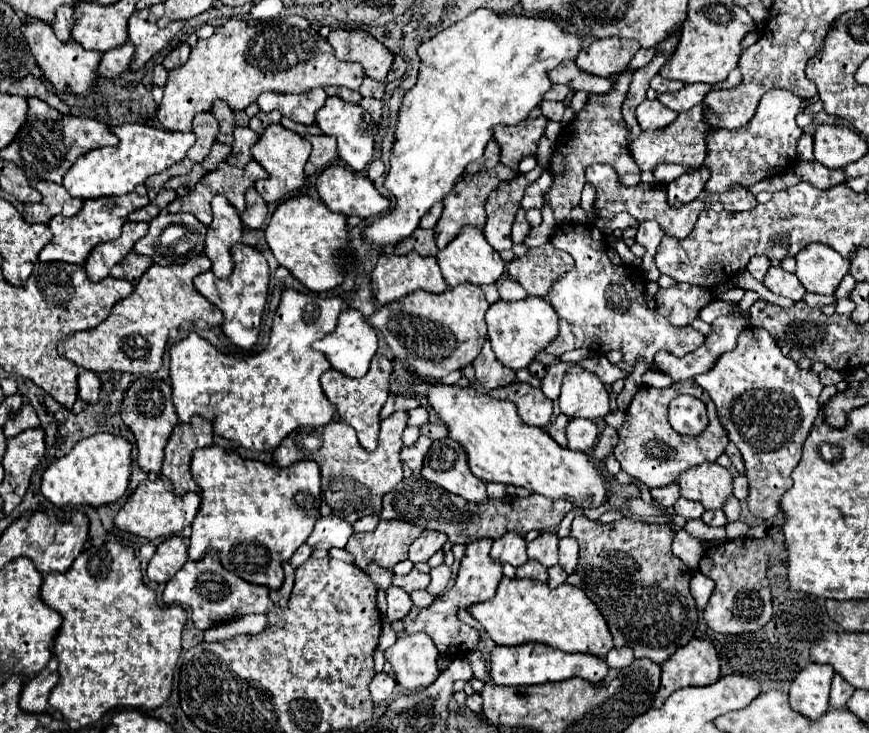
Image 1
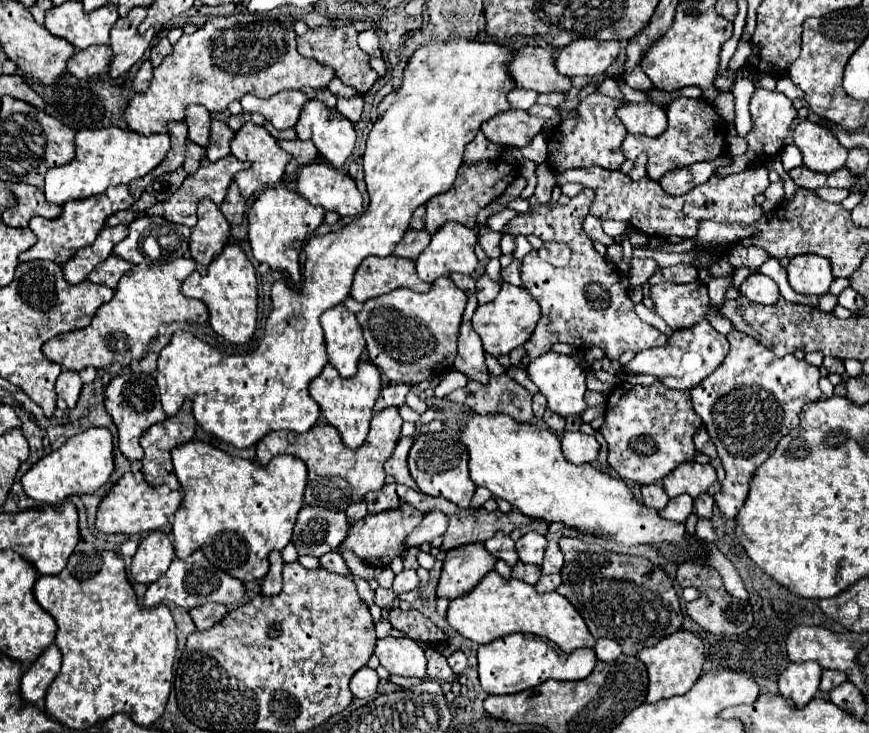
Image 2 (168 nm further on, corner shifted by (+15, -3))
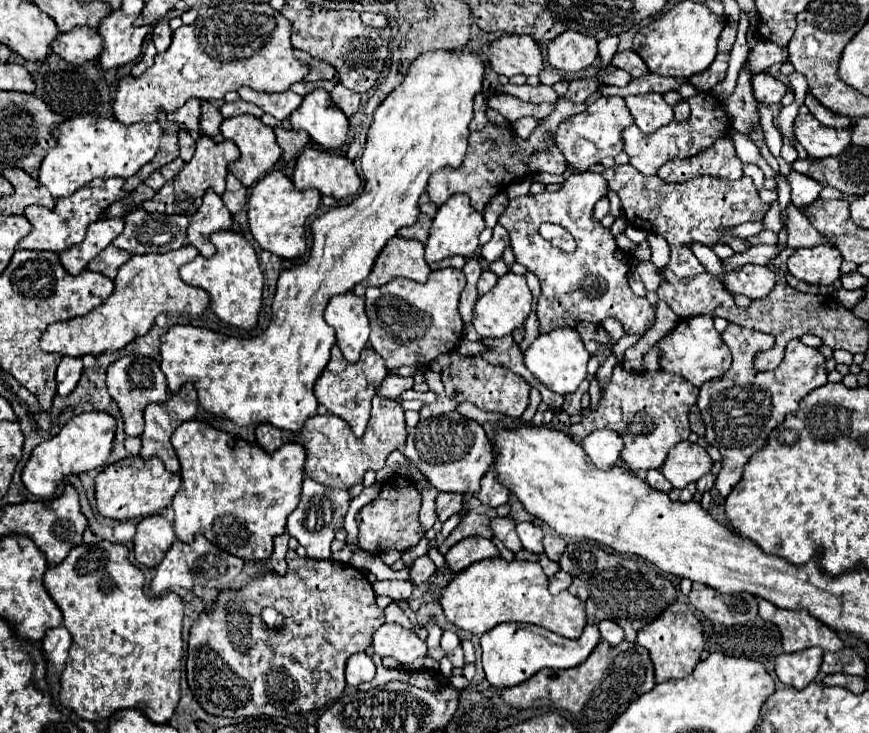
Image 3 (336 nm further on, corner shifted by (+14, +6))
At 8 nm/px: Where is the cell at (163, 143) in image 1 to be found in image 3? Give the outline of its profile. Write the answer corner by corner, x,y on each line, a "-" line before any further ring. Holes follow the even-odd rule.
81,115
63,121
57,129
53,129
53,135
57,145
49,149
39,167
39,183
45,185
57,199
73,195
79,187
87,185
97,177
131,177
155,157
163,133
157,121
123,125
115,119

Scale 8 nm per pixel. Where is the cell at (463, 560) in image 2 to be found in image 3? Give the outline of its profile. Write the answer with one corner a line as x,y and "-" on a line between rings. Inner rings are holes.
469,537
453,545
449,553
445,555
445,561
449,563
451,571
457,573
459,569
467,569
471,563
487,559
487,557
499,557
499,549
491,543
491,539

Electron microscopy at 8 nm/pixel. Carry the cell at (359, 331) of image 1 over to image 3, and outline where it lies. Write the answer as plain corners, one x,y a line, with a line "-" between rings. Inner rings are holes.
353,291
343,295
333,295
325,309
325,321
335,329
337,333
337,345
343,353
343,357
351,363
359,361
359,353
365,349
369,341
369,317
365,315
365,297
357,297

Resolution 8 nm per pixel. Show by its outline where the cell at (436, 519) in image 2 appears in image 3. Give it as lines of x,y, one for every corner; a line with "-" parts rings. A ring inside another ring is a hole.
439,493
437,495
439,521
447,521
451,515
459,513
461,507
463,507
463,495
461,493

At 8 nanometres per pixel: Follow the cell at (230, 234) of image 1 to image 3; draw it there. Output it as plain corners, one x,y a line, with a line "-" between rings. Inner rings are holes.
207,189
203,195
203,205
189,221
187,239
193,247
199,249
203,257
213,257
215,247
209,241
209,235
221,229
231,229
231,213
229,209
225,209
221,197
213,189

